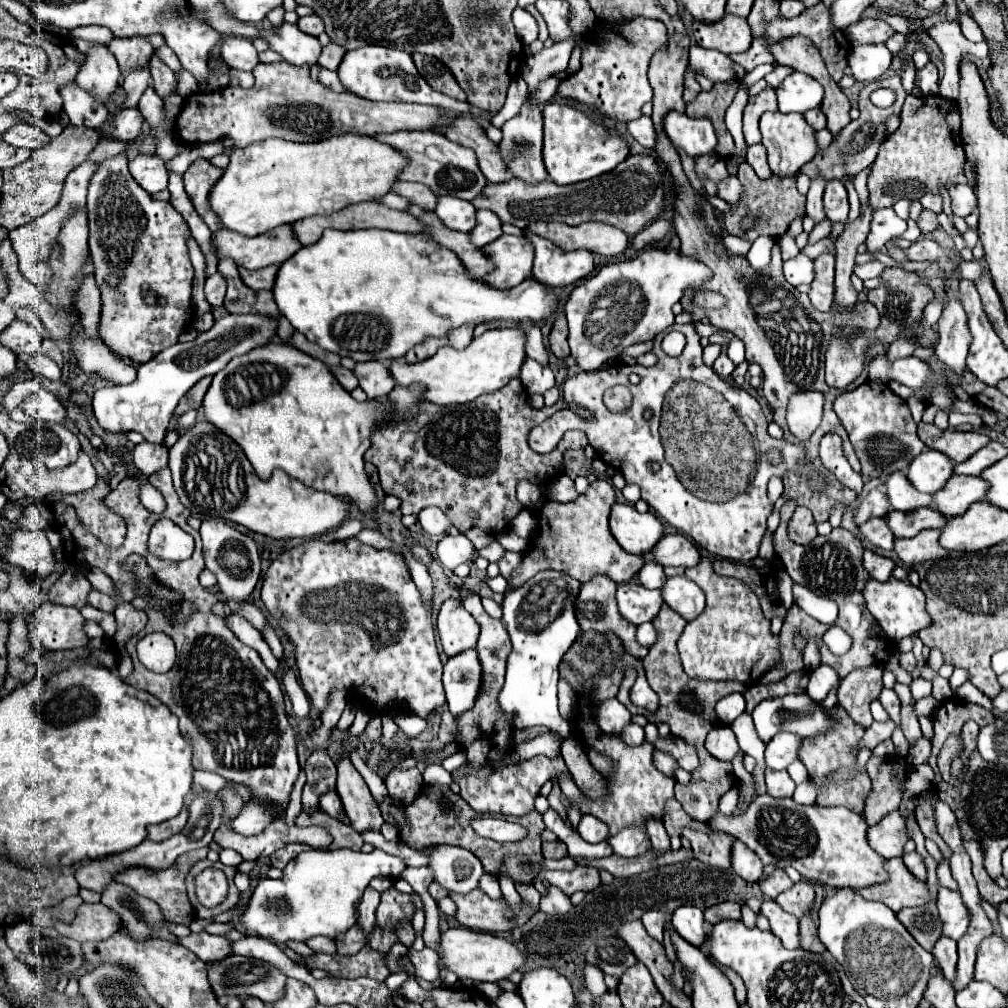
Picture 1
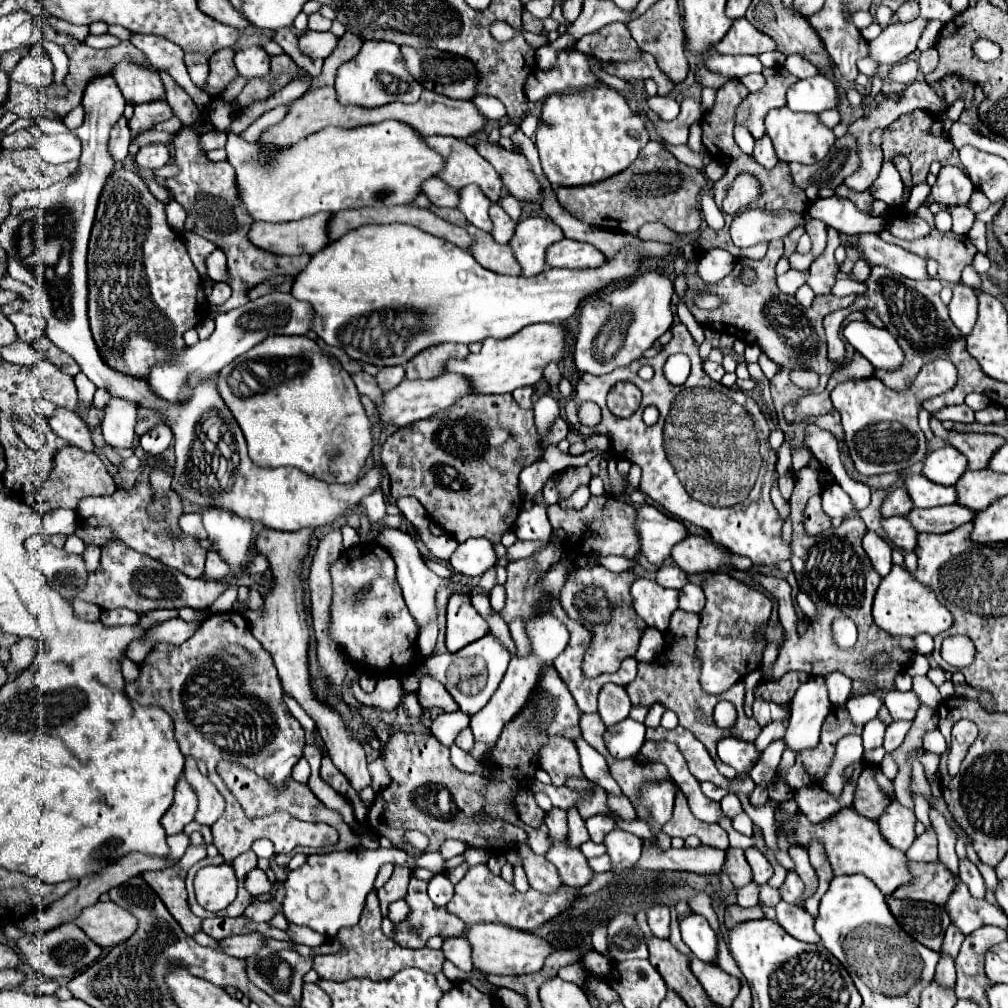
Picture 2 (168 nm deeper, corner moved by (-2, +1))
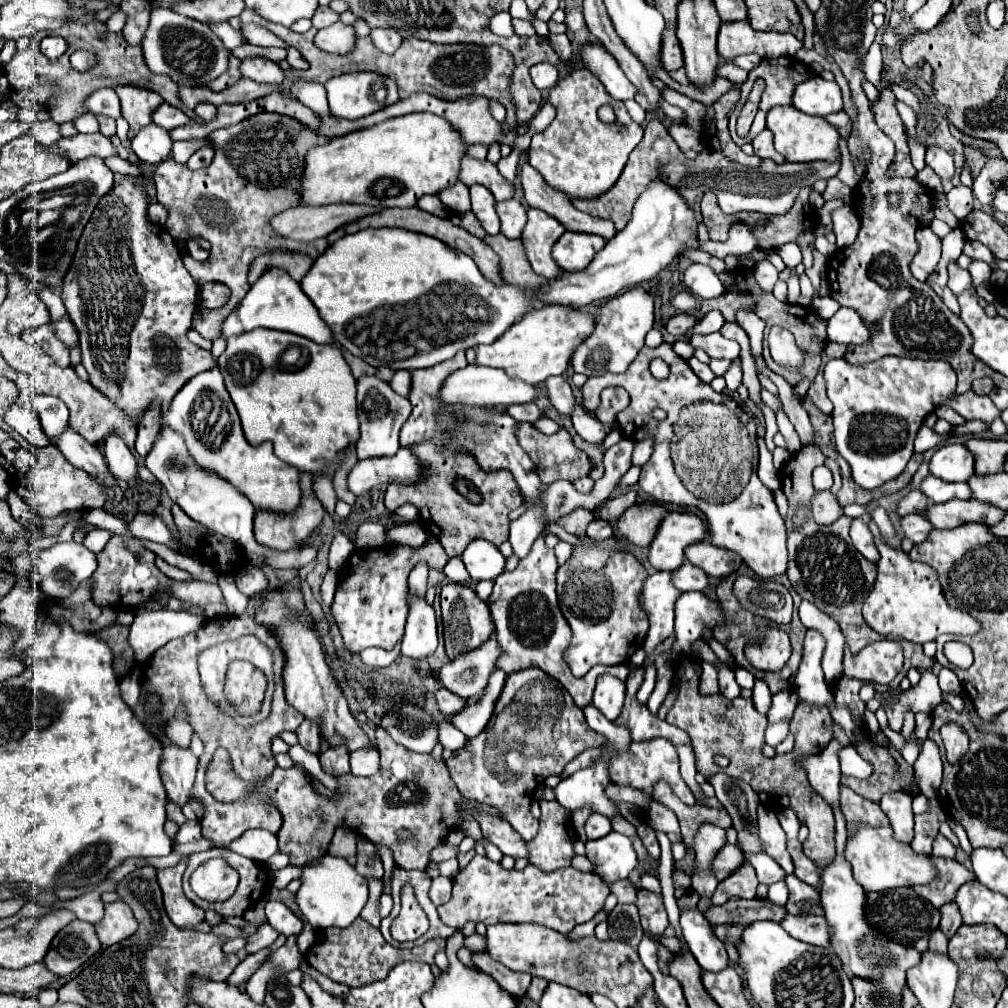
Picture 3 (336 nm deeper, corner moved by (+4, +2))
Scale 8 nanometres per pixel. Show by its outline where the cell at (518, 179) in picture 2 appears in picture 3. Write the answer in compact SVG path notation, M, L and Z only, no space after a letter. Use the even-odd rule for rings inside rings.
M524 163L524 169L522 169L522 189L524 189L526 203L530 207L552 215L568 231L594 233L594 235L604 237L606 241L616 235L616 227L612 221L578 211L564 193L550 189L546 181L542 181L540 173L530 163Z

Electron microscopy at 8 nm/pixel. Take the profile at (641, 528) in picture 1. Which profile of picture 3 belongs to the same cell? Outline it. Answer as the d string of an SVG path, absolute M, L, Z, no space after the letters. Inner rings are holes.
M668 513L650 545L650 563L658 571L676 571L684 563L684 549L708 539L708 525L694 513Z

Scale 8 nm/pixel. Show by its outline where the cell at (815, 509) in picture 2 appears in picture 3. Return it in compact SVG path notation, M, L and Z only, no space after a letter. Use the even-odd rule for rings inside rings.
M830 491L814 493L814 497L812 497L812 517L820 525L830 525L836 519L840 519L842 517L842 505L838 503L836 495L832 495Z

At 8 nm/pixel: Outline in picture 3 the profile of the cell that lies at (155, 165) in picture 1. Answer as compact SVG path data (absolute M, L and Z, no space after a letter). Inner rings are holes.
M152 123L138 131L138 135L132 139L132 149L140 161L158 165L170 157L172 143L174 141L170 139L170 133L164 127Z

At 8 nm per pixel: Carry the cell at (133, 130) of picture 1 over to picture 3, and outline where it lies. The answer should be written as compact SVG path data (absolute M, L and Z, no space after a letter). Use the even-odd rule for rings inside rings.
M160 105L156 111L154 111L154 115L152 115L152 121L156 123L156 125L162 125L164 129L176 129L176 127L182 127L182 125L188 125L188 123L192 123L190 121L190 117L186 117L180 109L176 109L176 107L172 107L172 105Z

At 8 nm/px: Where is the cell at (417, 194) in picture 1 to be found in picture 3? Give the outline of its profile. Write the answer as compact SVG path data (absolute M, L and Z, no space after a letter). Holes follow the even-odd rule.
M462 181L452 185L450 189L444 189L442 193L438 193L438 197L448 209L458 211L458 213L464 213L464 211L468 211L472 207L470 205L470 191Z

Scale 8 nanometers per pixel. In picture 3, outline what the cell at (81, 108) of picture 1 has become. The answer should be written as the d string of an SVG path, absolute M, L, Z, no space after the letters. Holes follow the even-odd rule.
M86 113L86 115L78 117L74 121L74 125L76 125L76 129L80 133L98 133L98 121L96 121L96 117L92 113Z

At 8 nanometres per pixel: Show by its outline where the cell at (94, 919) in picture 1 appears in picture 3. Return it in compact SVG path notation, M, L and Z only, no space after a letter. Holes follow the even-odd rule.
M124 901L106 903L104 919L96 925L96 933L104 947L128 939L130 935L134 935L136 929L138 929L138 923L132 915L132 909Z

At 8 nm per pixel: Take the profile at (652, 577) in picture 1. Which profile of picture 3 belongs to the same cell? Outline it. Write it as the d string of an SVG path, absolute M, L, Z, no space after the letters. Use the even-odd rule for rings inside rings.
M686 561L680 569L672 571L672 577L674 577L674 587L678 587L680 591L704 591L710 583L708 575L690 561Z

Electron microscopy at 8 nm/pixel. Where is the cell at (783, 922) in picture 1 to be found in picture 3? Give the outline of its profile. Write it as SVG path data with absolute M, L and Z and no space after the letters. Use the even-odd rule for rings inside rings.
M786 915L786 919L780 923L792 937L818 945L828 947L830 945L830 927L824 917L816 915Z

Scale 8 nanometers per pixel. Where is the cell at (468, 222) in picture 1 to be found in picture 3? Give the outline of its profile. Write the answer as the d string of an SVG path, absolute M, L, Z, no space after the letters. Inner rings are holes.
M472 185L470 197L472 197L472 211L478 217L478 221L482 223L482 227L486 229L486 233L498 235L500 233L500 219L494 209L496 199L490 193L490 189L486 189L482 185Z

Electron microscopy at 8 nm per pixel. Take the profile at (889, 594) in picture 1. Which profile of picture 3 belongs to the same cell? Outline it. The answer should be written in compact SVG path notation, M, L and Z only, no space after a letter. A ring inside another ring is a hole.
M874 539L874 543L880 551L878 577L864 603L864 619L876 633L890 639L906 639L924 645L928 641L936 641L936 637L942 633L976 635L982 629L980 621L976 621L970 613L948 605L938 573L932 567L910 561L904 551L890 549L880 539Z

